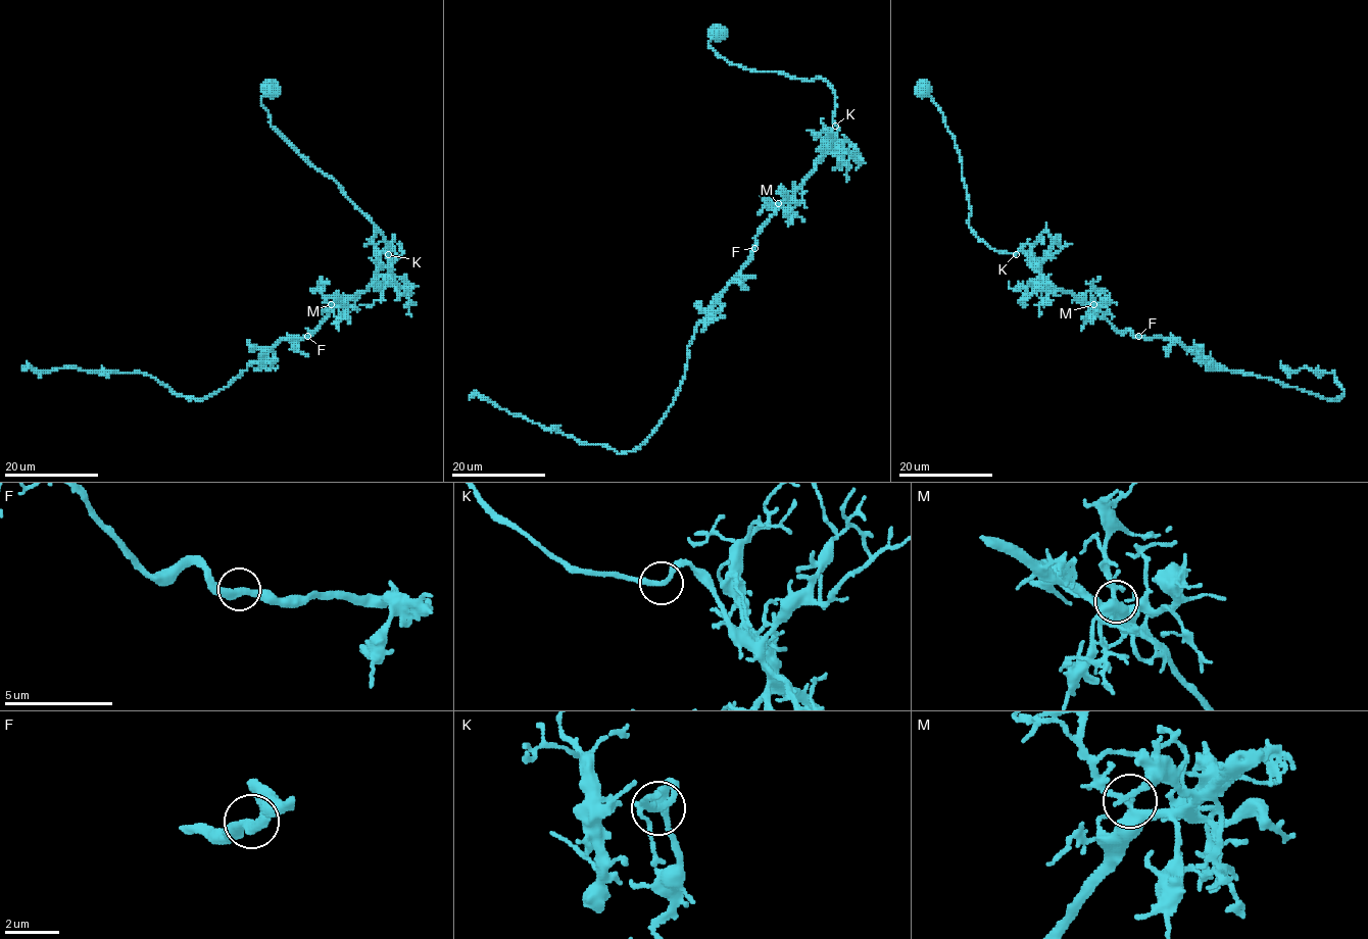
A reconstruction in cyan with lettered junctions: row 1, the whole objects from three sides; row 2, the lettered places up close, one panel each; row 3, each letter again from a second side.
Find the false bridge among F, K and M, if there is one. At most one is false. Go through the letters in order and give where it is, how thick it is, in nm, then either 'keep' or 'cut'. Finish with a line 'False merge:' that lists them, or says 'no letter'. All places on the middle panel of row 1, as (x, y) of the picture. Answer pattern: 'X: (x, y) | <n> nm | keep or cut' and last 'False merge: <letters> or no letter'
F: (754, 248) | 360 nm | keep
K: (835, 126) | 240 nm | keep
M: (778, 203) | 240 nm | keep
False merge: no letter

